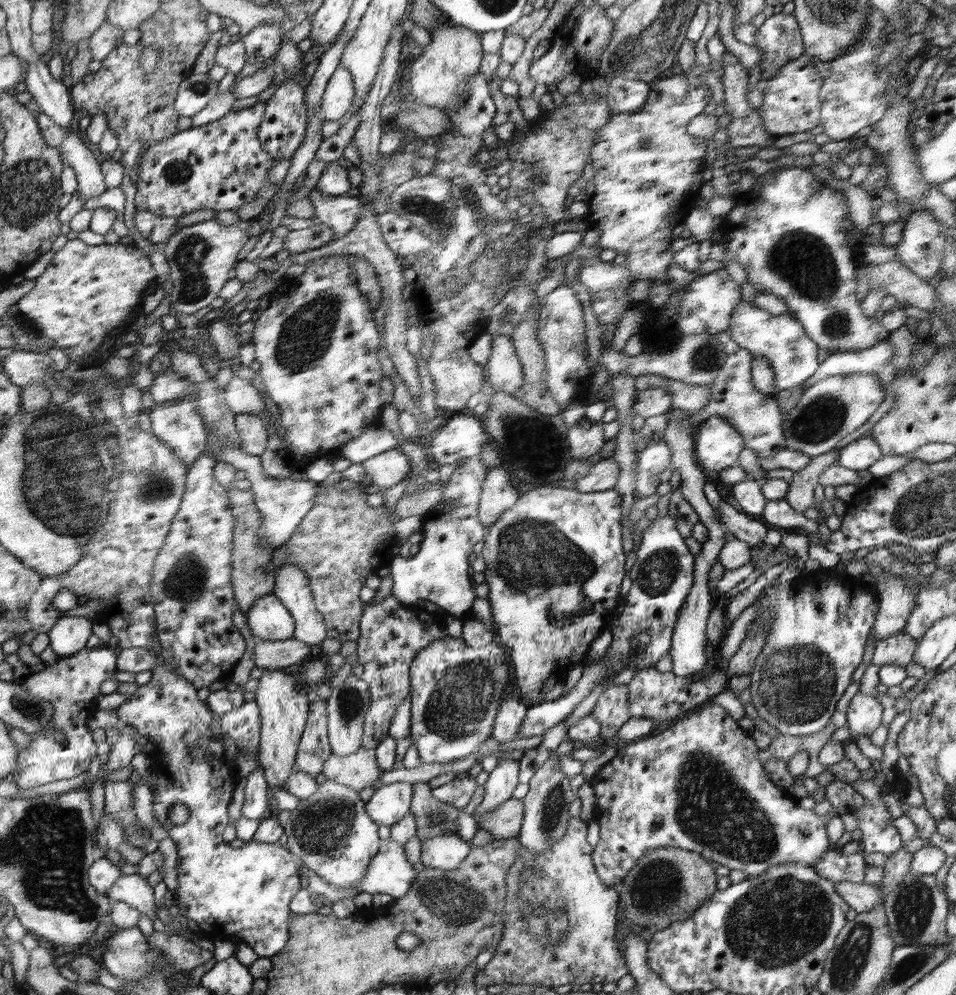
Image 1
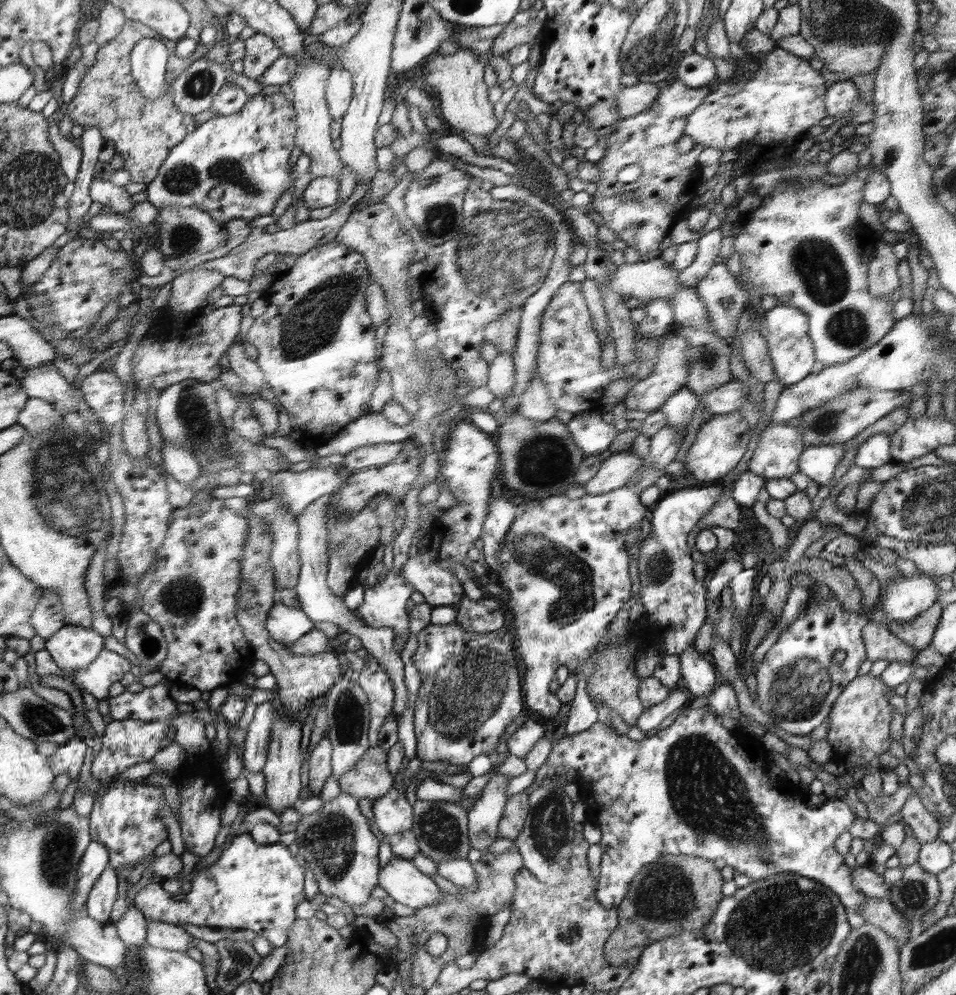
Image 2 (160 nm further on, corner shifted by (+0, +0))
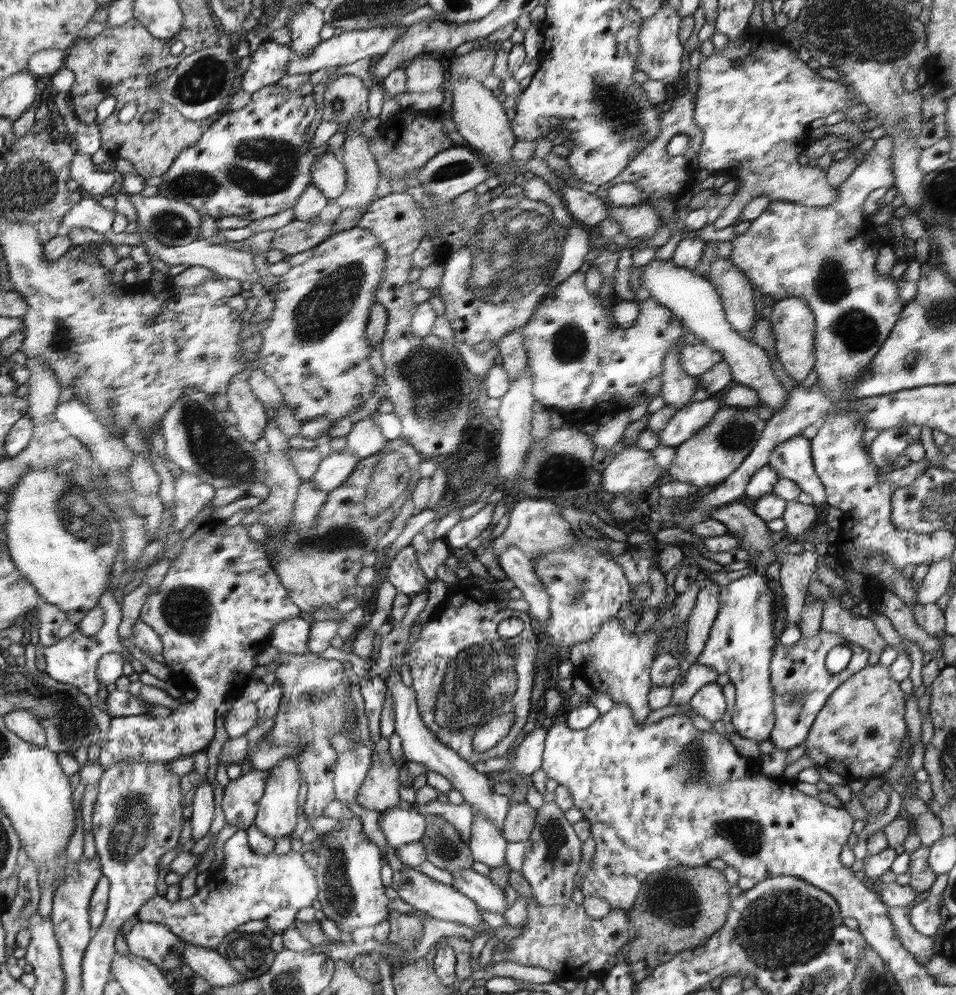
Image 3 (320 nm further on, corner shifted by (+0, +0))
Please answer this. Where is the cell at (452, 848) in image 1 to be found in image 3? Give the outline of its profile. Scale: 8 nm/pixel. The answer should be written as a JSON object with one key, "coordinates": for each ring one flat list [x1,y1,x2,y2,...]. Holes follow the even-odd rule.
{"coordinates":[[466,869,452,873,454,883,452,886,461,894,468,896,482,910,503,914,506,909,505,890,495,886,489,877,482,876,473,869]]}

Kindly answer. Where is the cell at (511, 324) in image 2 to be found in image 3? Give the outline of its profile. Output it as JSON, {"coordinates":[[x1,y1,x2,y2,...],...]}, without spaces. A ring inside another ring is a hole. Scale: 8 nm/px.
{"coordinates":[[519,329,503,336,498,344,494,344,502,356,502,367,506,369,510,380,514,381,527,370,527,353,523,345,523,334]]}

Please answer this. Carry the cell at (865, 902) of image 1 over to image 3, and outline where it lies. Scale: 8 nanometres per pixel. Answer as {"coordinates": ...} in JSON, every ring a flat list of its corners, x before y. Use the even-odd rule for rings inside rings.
{"coordinates":[[890,907,888,908,888,918,894,923,900,942,916,957,918,963,922,966,926,965,926,961,931,958,933,944,938,944,938,939,927,937,916,932,908,912,912,910,910,907]]}

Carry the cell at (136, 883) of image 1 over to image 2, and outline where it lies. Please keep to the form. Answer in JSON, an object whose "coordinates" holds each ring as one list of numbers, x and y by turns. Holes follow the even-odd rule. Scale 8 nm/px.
{"coordinates":[[146,919,147,937,145,942,156,948,175,950,188,954,188,949,194,947,190,933,187,933,181,925,168,922]]}

